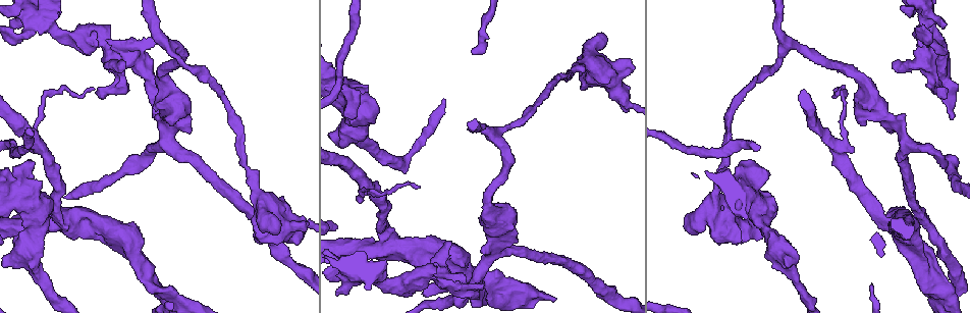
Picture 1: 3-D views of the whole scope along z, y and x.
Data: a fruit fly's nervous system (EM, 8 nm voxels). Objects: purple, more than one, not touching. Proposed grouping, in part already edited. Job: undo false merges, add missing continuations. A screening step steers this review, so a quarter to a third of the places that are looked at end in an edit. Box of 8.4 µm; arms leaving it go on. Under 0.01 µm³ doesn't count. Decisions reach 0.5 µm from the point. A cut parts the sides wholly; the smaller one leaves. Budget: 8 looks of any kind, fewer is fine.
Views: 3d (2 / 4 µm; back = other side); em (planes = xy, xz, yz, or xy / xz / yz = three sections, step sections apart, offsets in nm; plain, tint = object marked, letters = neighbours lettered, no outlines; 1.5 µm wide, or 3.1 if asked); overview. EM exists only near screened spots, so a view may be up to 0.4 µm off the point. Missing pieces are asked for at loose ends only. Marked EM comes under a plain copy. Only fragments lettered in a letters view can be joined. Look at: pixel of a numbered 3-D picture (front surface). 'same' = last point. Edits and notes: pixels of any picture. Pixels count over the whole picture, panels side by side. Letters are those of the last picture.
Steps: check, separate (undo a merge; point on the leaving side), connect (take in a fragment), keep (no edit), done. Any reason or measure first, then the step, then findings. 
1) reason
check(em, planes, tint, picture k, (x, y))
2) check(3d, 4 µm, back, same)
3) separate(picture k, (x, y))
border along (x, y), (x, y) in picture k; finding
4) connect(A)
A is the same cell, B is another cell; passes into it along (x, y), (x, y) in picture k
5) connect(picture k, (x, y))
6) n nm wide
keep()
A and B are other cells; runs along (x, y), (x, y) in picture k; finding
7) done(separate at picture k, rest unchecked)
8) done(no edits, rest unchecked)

an open end
check(em, planes, letters, picture 1, (428, 294))

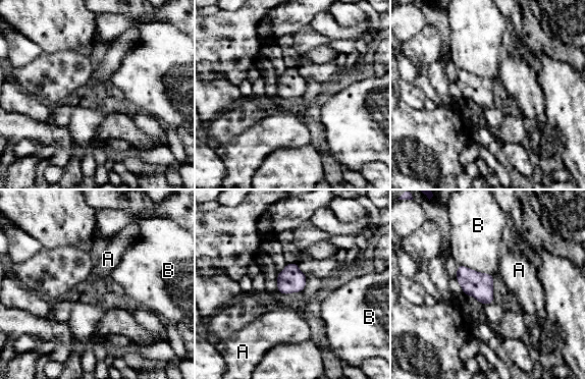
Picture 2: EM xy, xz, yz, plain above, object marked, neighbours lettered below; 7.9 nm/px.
B touches over 300 nm
keep()
A and B are other cells; no lettered fragment goes on from it

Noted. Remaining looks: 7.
thick end
check(em, yz, step 4, tint, picture 1, (483, 284))

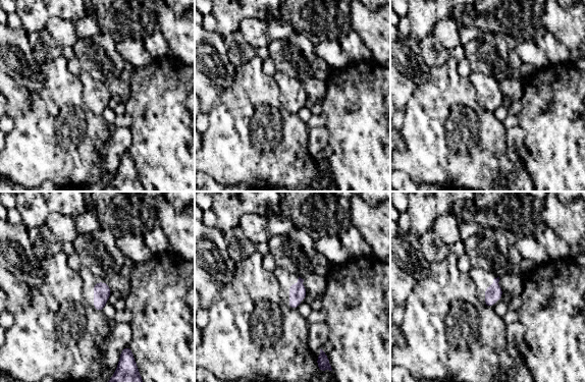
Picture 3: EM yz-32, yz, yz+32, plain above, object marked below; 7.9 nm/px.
check(em, xy, step 8, letters, same)

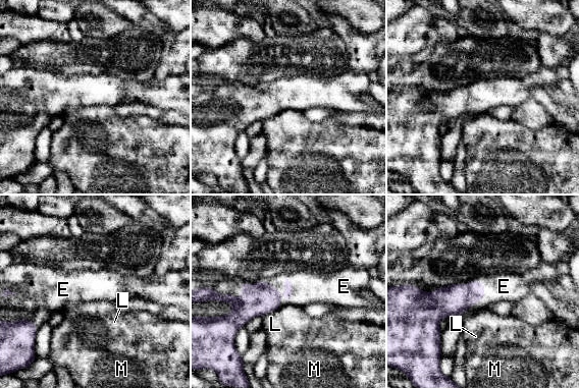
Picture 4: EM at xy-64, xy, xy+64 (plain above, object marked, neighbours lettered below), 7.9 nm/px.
connect(E)
E is the same cell, L and M are other cells; passes into it along (454, 300), (477, 281), (504, 286) in picture 4; the cell continues

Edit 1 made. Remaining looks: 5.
arms part here
check(em, planes, tint, picture 1, (496, 134))

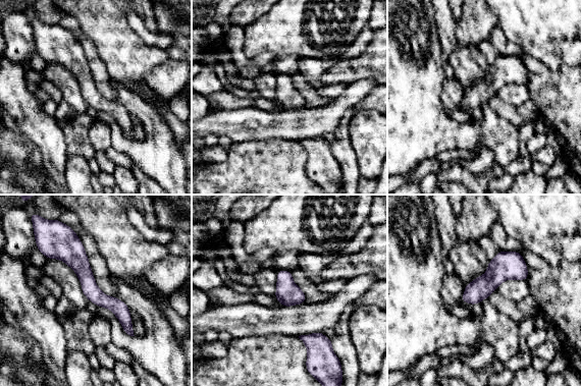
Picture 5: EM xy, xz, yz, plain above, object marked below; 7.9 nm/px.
see the neighbours
check(em, planes, letters, same)

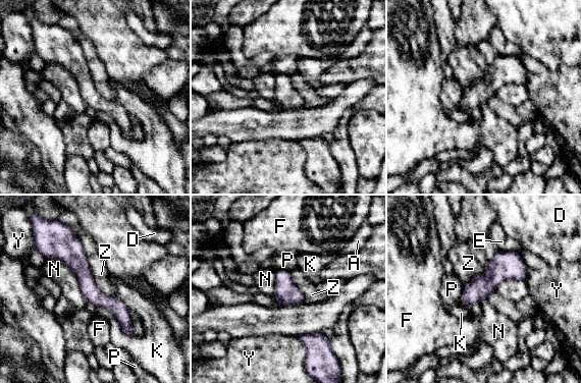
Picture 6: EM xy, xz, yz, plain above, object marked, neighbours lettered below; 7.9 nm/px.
140 nm wide
keep()
A, D, E, F, K, N, P, Y and Z are other cells; one cell here

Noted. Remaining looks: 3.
done(connect at picture 4, rest unchecked)

